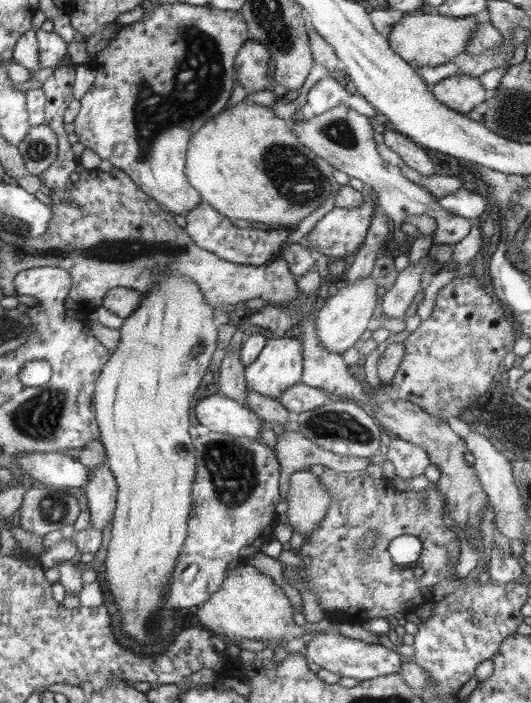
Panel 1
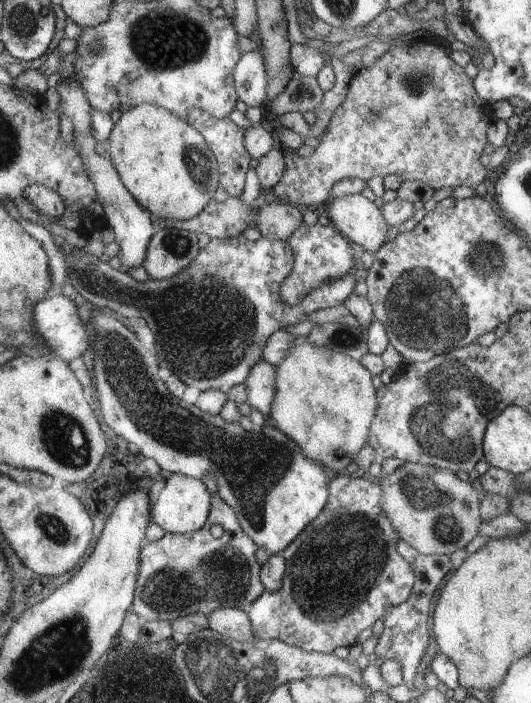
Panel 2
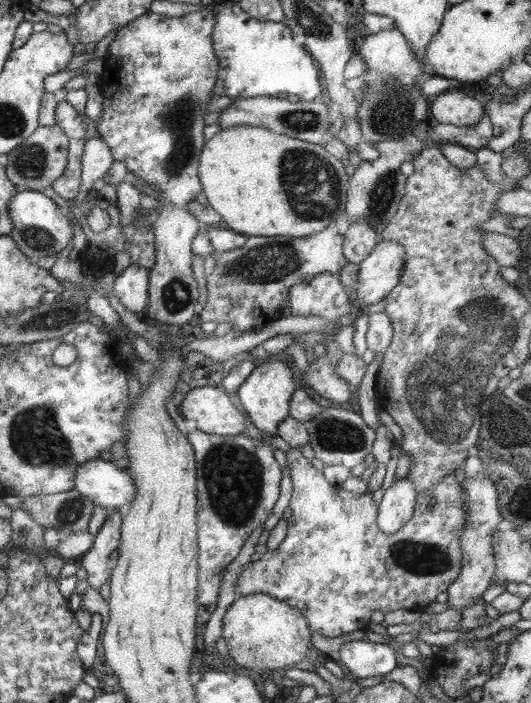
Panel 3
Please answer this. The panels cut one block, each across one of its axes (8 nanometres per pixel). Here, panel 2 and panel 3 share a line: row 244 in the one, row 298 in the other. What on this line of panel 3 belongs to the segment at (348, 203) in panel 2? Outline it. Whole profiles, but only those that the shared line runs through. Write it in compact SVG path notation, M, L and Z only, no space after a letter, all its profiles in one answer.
M386 239L378 241L372 252L359 264L358 285L354 290L358 310L364 313L366 306L376 304L386 298L402 282L403 271L406 267L406 256L407 251L404 245Z

